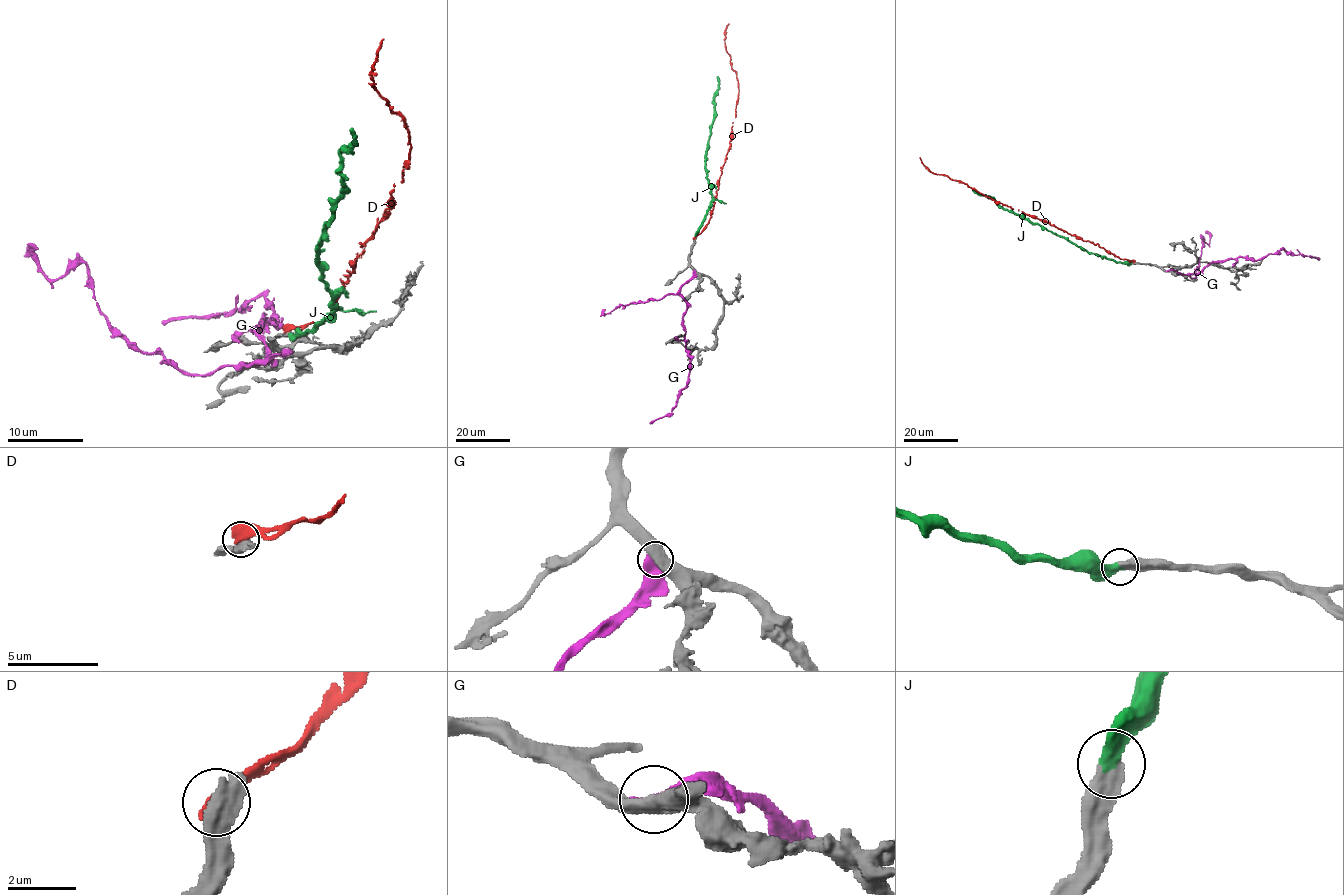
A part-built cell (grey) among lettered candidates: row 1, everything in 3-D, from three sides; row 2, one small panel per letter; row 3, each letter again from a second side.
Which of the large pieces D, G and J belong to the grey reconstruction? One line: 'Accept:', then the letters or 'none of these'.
Accept: J

